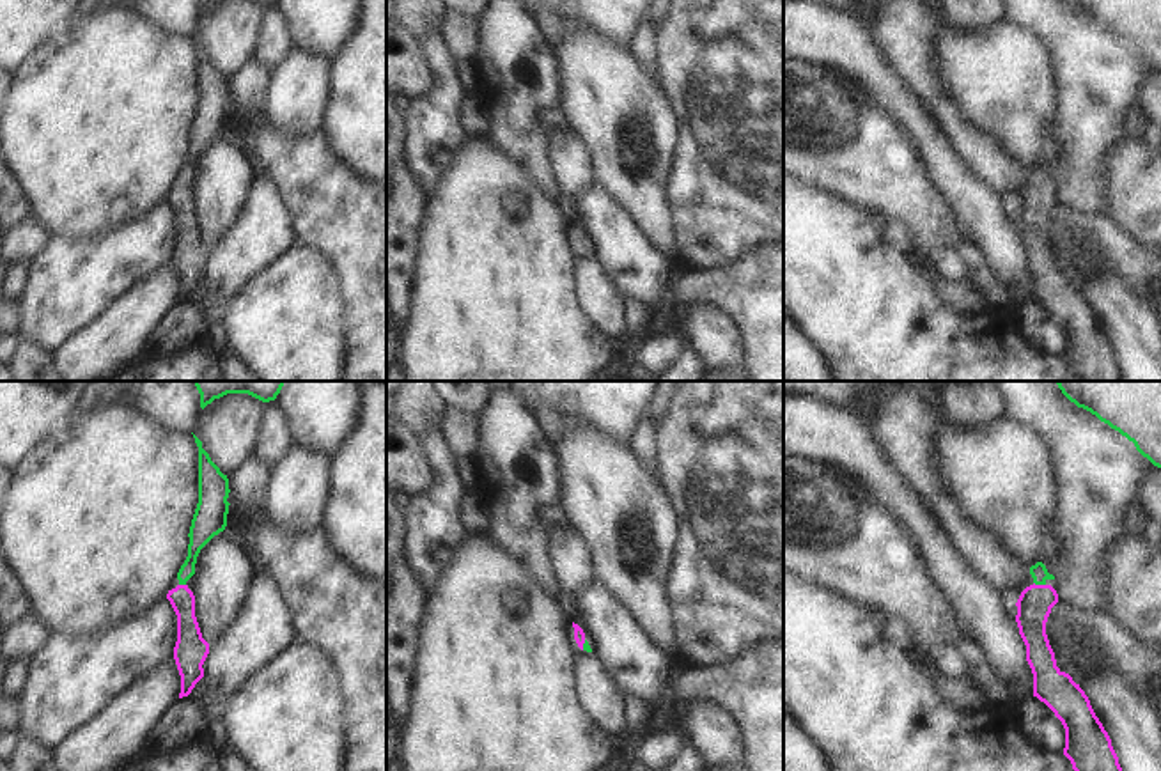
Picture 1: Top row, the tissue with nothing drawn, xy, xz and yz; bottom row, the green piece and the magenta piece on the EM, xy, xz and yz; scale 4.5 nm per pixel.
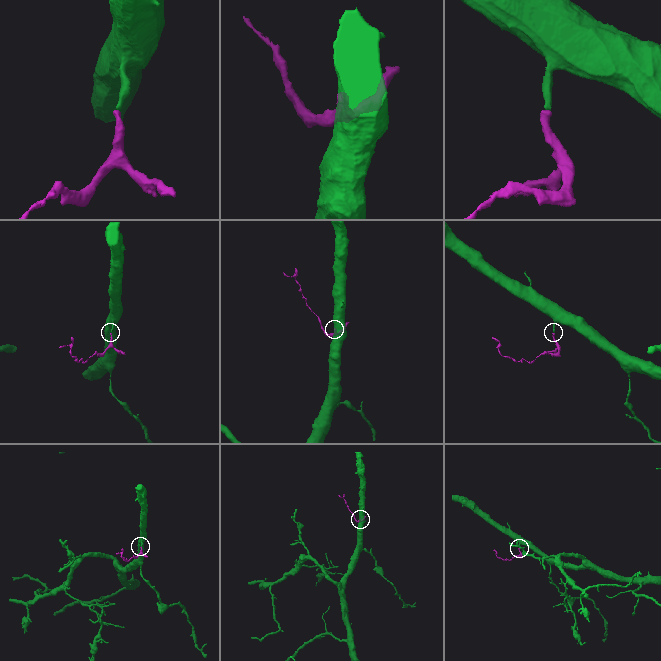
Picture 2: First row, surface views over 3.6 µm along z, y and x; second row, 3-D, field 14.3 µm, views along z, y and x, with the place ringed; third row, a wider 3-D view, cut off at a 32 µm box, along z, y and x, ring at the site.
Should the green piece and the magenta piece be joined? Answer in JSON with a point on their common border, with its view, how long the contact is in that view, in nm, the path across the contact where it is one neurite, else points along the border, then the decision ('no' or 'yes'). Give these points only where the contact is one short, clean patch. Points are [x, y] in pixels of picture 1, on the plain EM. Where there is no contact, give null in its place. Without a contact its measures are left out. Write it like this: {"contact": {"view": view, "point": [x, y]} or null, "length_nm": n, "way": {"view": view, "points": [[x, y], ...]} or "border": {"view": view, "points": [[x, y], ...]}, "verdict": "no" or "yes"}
{"contact": {"view": "yz", "point": [1039, 186]}, "length_nm": 60, "way": {"view": "yz", "points": [[1039, 176], [1039, 186], [1039, 201], [1036, 204]]}, "verdict": "yes"}

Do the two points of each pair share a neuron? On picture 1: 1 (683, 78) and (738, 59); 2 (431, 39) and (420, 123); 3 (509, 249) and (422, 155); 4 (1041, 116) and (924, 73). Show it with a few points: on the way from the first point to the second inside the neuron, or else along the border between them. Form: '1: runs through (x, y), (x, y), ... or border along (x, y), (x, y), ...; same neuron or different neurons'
1: runs through (697, 68), (724, 59); same neuron
2: runs through (440, 61), (440, 101); same neuron
3: border along (465, 139), (449, 169), (428, 197); different neurons
4: border along (935, 38), (933, 70), (952, 103), (963, 114); different neurons

